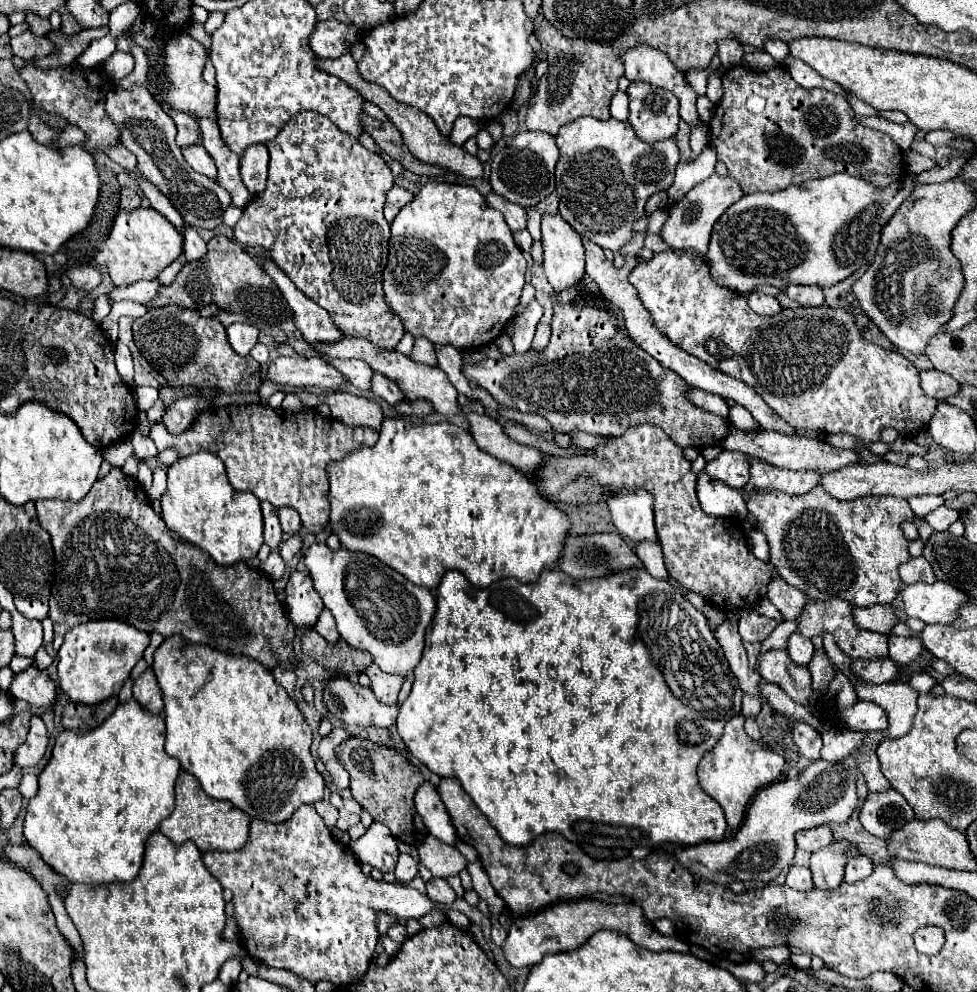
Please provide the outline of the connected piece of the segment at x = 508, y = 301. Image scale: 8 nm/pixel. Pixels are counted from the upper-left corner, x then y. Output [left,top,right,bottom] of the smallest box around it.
[383,182,527,352]

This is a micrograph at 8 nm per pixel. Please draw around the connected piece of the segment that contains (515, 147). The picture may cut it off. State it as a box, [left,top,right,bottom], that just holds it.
[489,132,559,208]

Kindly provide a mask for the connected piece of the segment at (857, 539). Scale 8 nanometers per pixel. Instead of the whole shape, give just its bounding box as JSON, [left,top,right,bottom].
[743,486,959,606]

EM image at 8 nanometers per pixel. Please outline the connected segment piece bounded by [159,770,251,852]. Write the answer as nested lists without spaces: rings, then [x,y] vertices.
[[[179,772],[177,784],[175,784],[175,810],[171,816],[167,816],[161,824],[159,830],[173,842],[173,844],[183,844],[185,840],[191,840],[197,844],[201,852],[213,852],[213,850],[239,850],[245,846],[249,838],[249,822],[251,818],[237,810],[233,804],[227,800],[215,800],[207,796],[197,778],[191,776],[189,772]]]

